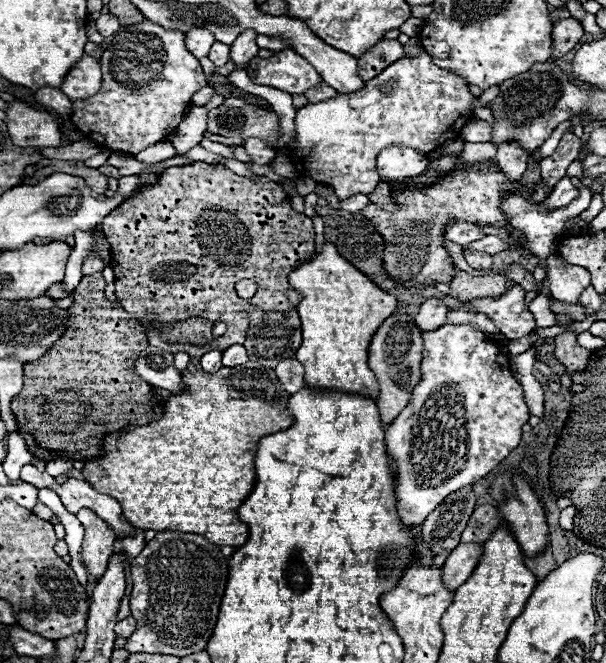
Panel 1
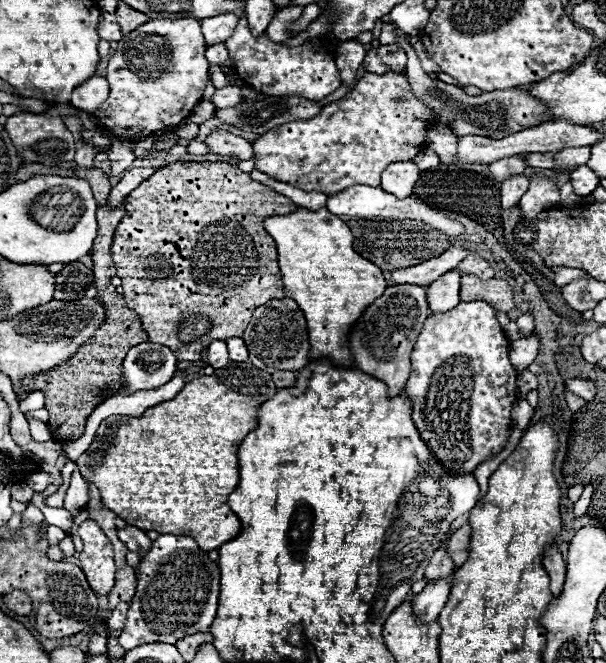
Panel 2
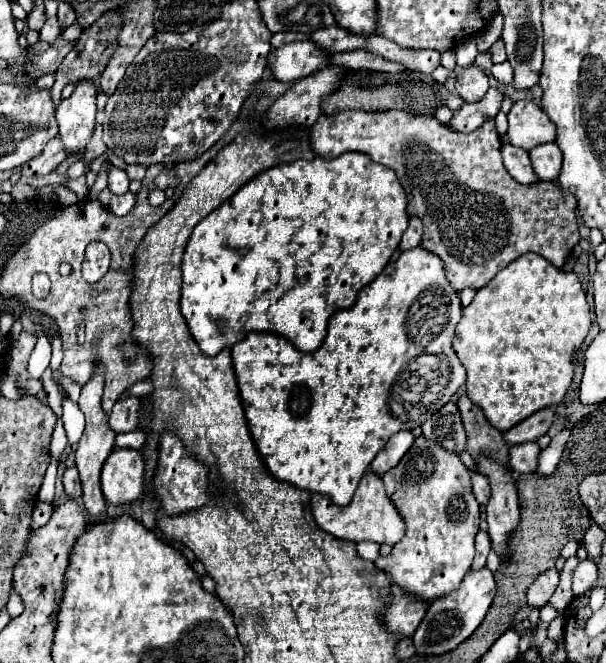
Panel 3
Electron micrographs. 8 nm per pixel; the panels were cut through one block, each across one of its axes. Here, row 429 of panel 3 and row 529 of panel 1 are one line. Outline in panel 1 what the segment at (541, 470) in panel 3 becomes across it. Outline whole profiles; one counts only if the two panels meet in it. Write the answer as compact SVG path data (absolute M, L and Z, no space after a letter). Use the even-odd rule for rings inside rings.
M576 506L564 508L562 514L560 514L560 528L572 530L572 526L574 526L574 514L576 514Z

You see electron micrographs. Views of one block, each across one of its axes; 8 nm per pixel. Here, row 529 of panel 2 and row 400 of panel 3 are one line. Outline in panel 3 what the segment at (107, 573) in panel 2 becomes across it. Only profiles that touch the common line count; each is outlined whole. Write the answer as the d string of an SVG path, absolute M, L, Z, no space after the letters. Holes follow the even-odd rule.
M96 374L96 378L92 378L92 382L88 382L88 386L82 388L82 394L80 394L80 400L78 400L78 406L86 416L86 430L80 438L80 442L76 444L74 456L76 456L76 468L80 472L80 482L82 482L82 490L84 490L82 500L84 500L86 512L90 516L90 526L94 526L98 522L104 522L108 518L106 500L104 500L102 488L100 488L100 472L102 472L102 466L104 466L106 458L114 450L114 436L116 436L110 430L108 416L104 414L104 410L100 406L100 394L102 394L102 388L104 388L102 384L104 384L104 378L100 378L100 374Z

